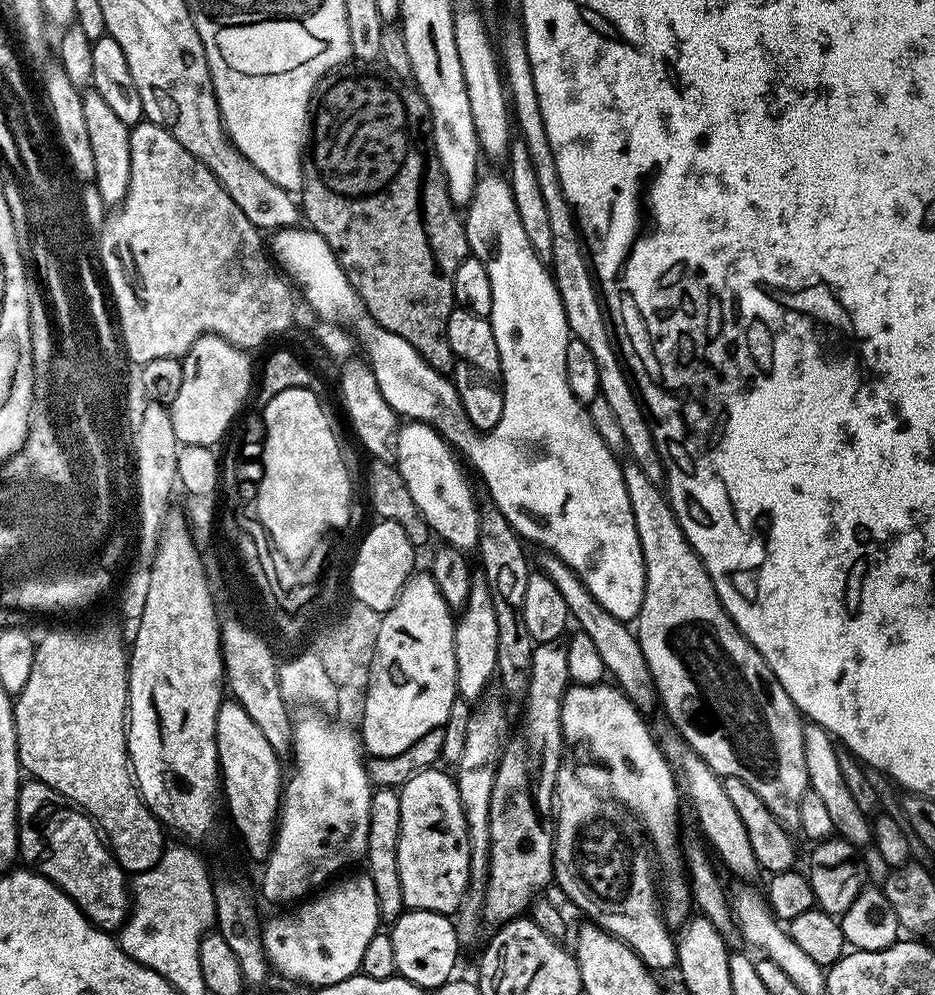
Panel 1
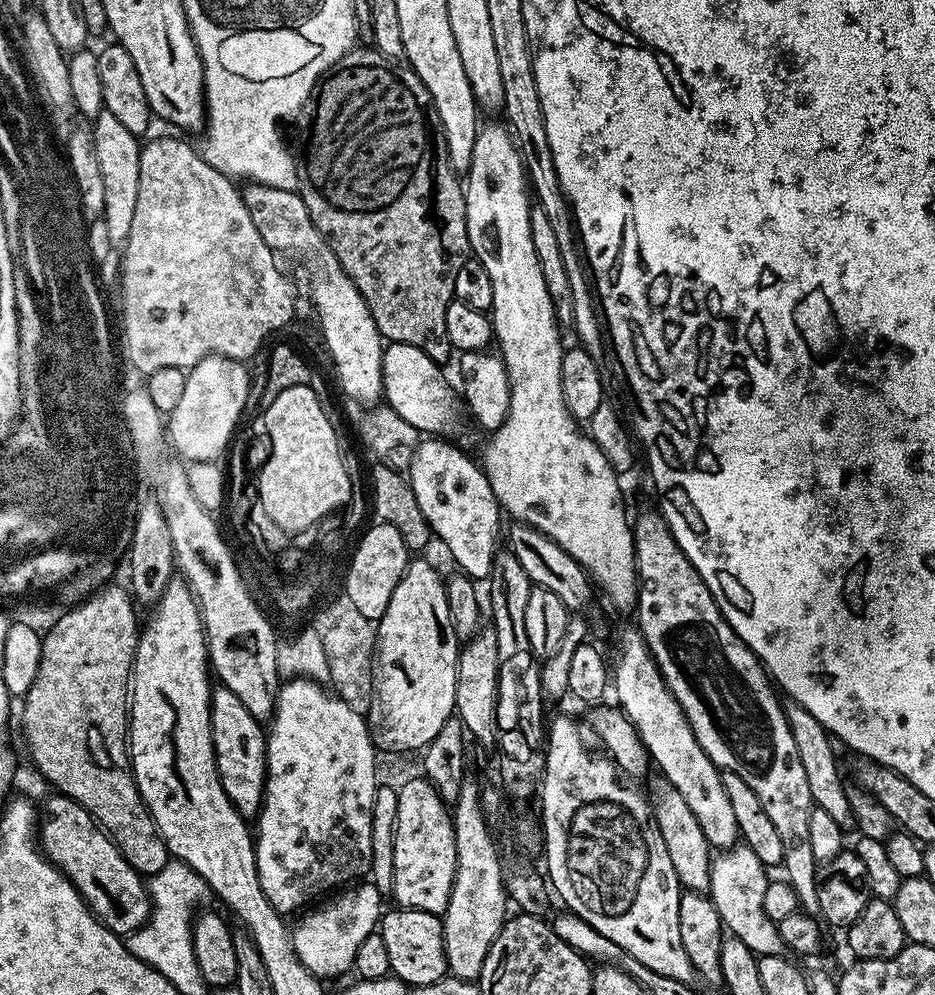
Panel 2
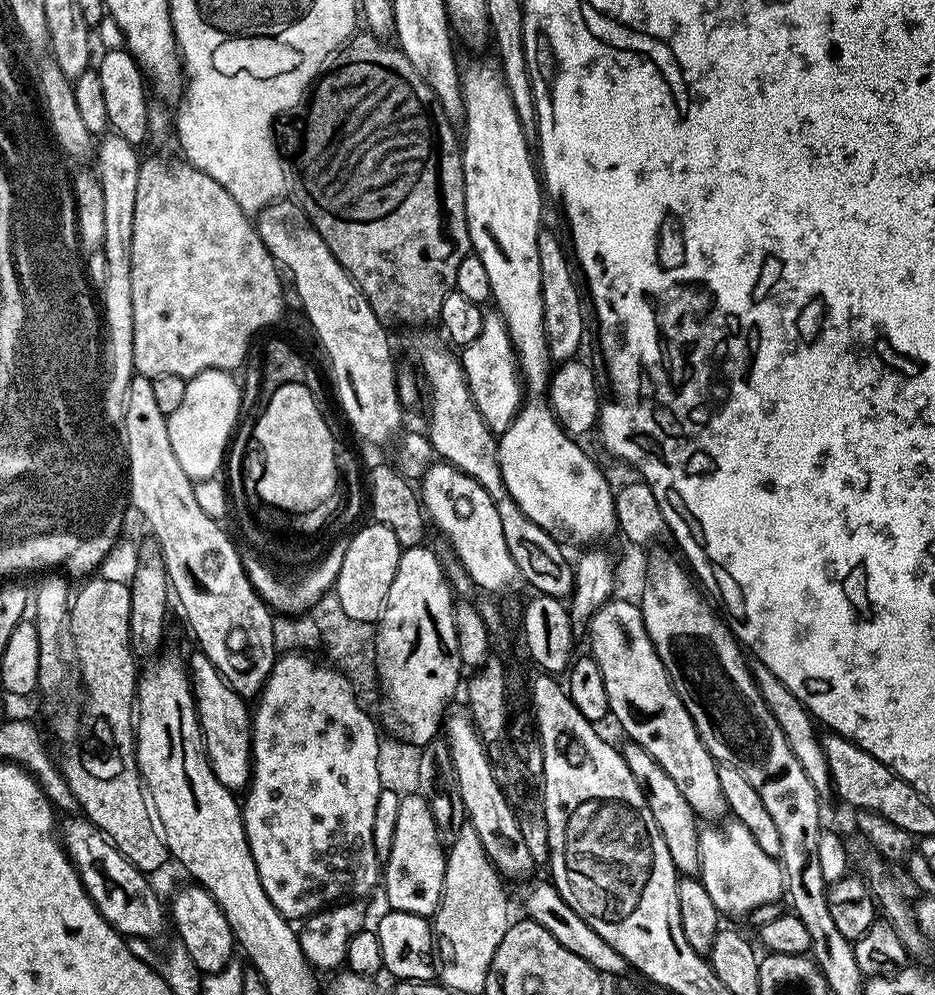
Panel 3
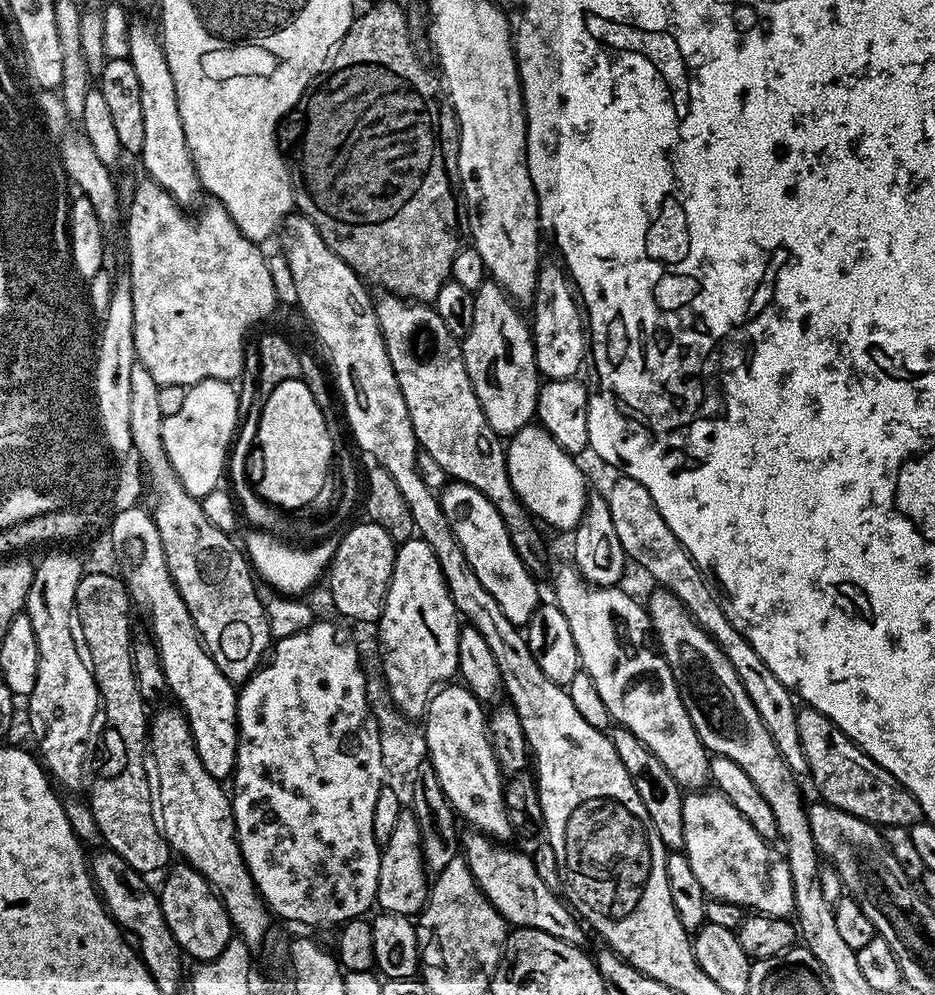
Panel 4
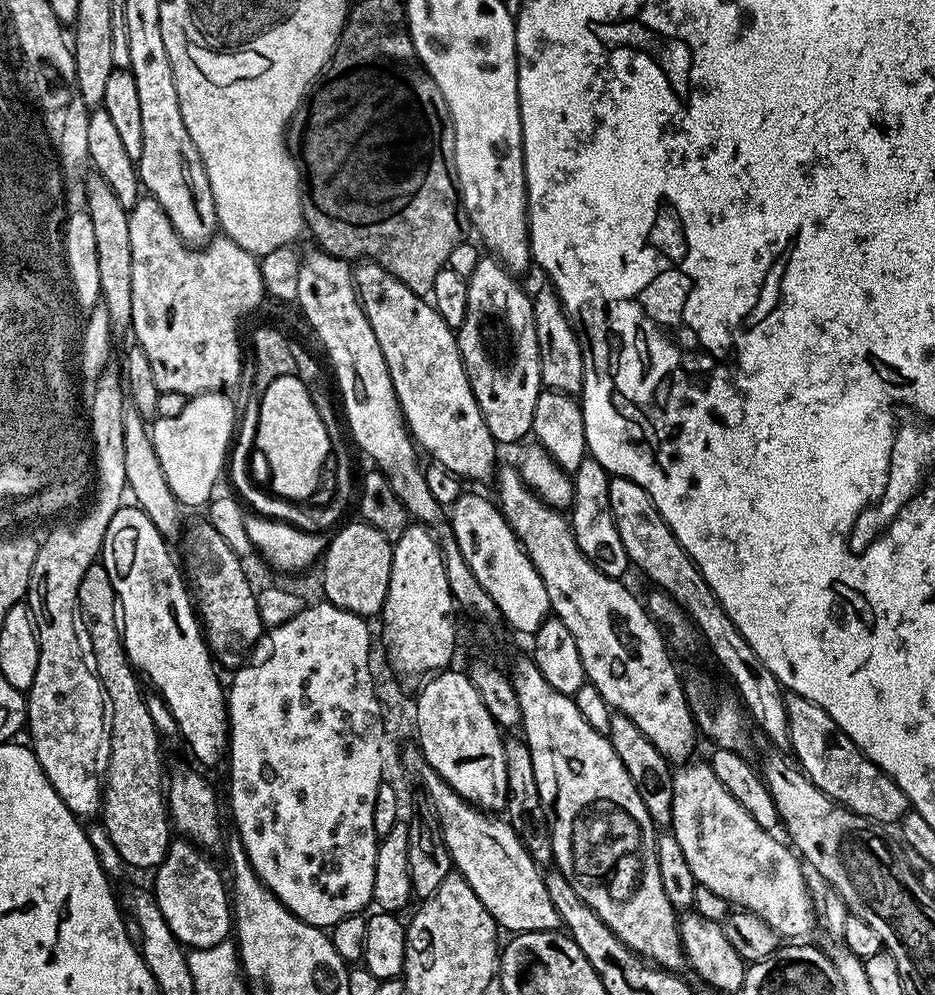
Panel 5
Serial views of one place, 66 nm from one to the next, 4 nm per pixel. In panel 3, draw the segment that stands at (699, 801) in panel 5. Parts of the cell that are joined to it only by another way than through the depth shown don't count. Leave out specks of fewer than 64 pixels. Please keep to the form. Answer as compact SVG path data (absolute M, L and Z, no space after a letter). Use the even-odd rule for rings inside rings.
M729 819L727 823L701 827L698 838L698 879L706 886L706 894L710 894L714 906L722 914L728 915L729 912L732 916L743 917L760 905L775 901L779 892L781 895L784 873L779 859L766 854L766 850L762 850L758 842L754 842L746 826L733 819ZM720 826L721 828L716 828Z

